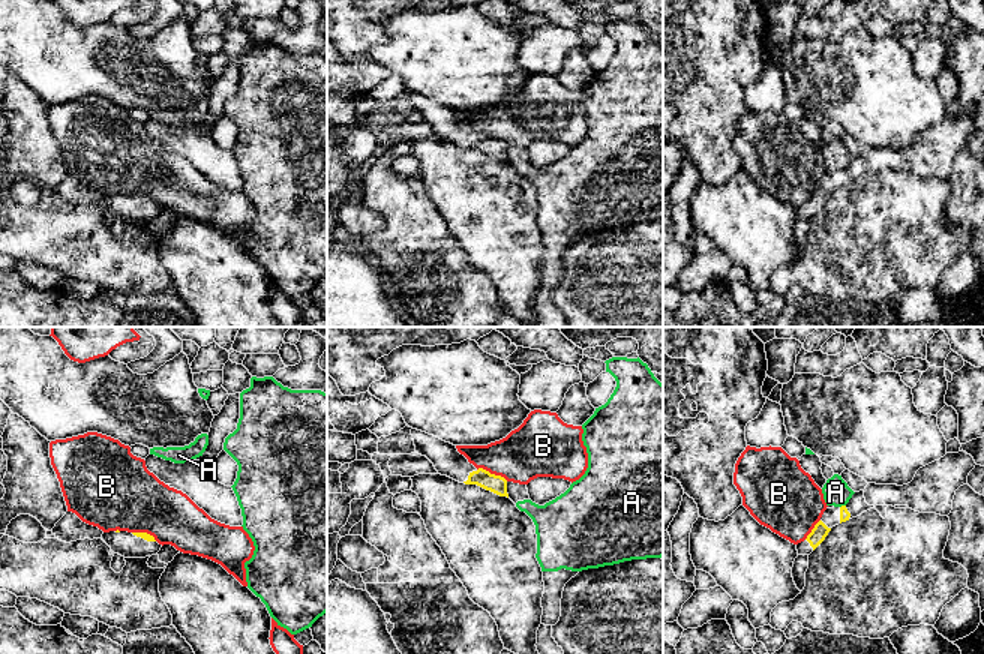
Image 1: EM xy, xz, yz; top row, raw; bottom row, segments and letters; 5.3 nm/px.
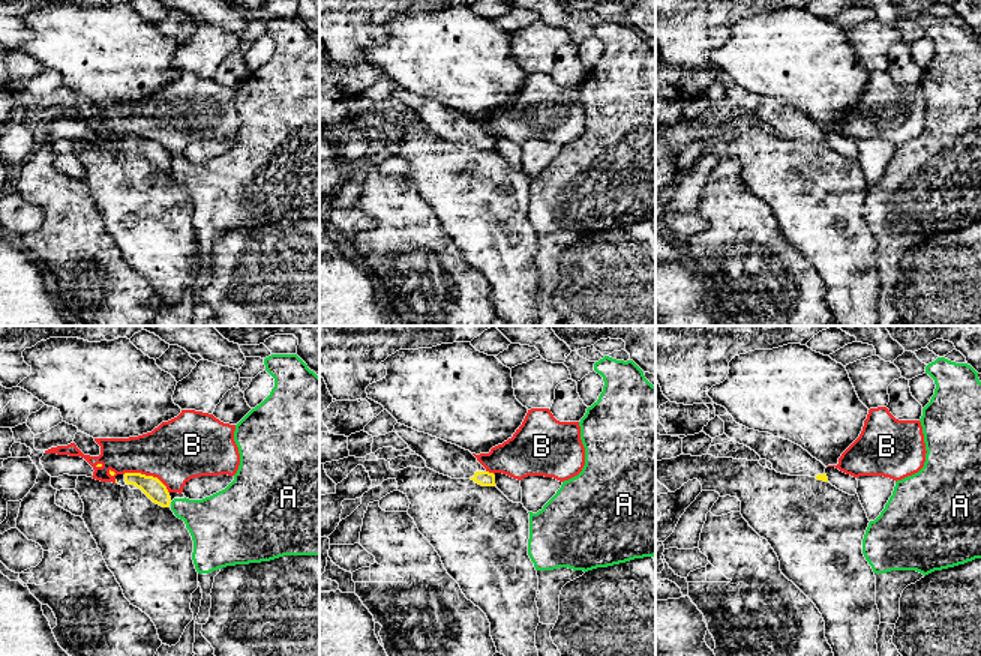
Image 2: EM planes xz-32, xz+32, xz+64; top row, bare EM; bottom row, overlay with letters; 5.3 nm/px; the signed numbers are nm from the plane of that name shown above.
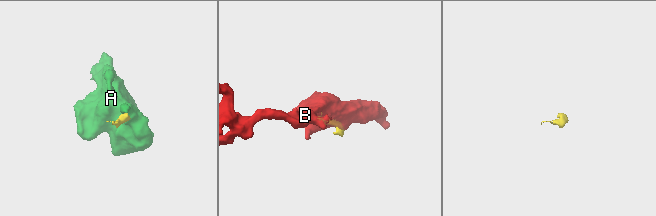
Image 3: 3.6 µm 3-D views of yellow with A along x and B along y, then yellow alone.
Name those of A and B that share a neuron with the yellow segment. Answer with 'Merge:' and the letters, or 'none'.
Merge: none

